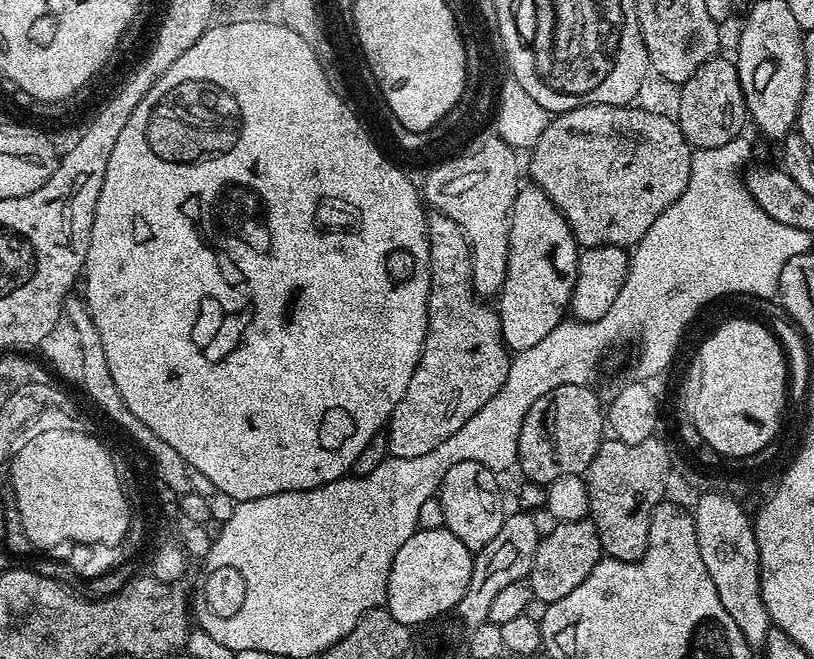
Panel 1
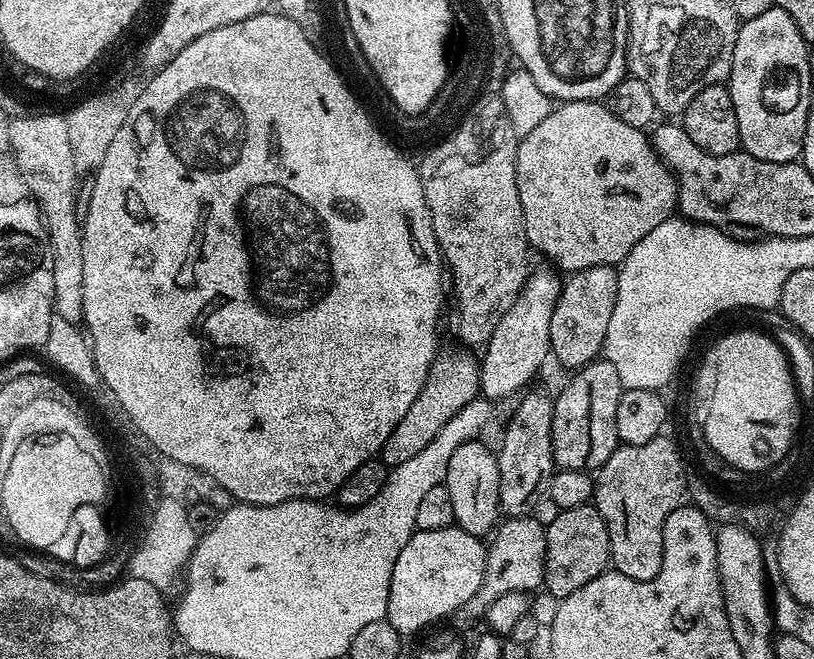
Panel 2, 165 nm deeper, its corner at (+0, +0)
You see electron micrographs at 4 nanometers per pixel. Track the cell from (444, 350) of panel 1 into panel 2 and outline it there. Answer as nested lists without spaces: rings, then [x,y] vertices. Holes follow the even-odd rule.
[[[460,350],[464,352],[448,352],[445,354],[437,355],[436,359],[433,360],[432,365],[430,366],[430,370],[428,371],[428,377],[426,378],[426,382],[422,386],[422,390],[418,394],[418,398],[414,398],[414,403],[410,406],[410,410],[406,410],[406,418],[402,418],[402,422],[398,422],[398,426],[394,430],[394,434],[390,434],[390,438],[386,438],[386,442],[384,443],[383,450],[380,451],[379,459],[383,460],[385,464],[388,465],[389,469],[393,469],[398,467],[402,462],[407,462],[410,458],[414,458],[414,454],[418,454],[418,450],[426,450],[426,446],[431,442],[434,437],[438,434],[438,430],[442,430],[442,426],[446,426],[446,422],[450,422],[450,418],[454,415],[459,408],[462,406],[466,406],[472,400],[477,399],[480,396],[480,361],[474,355],[471,356],[471,351],[468,350]]]

